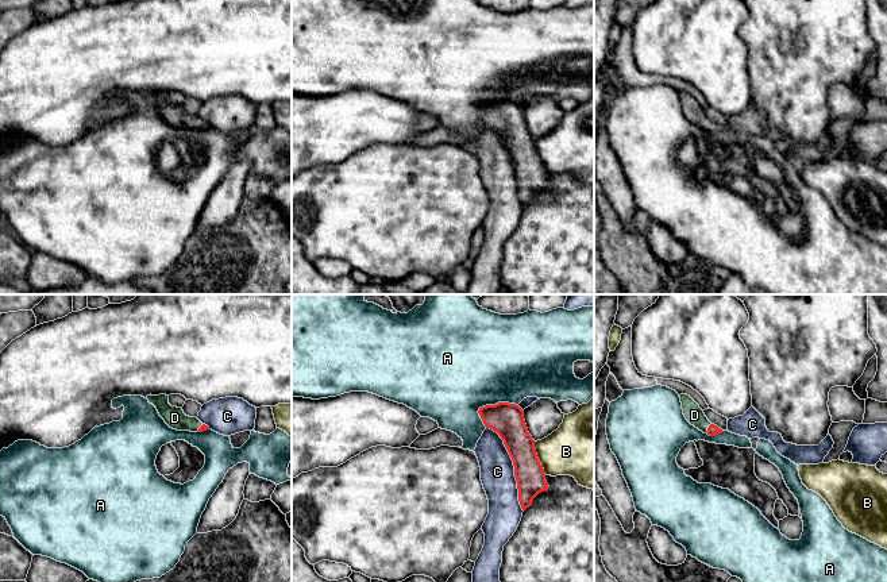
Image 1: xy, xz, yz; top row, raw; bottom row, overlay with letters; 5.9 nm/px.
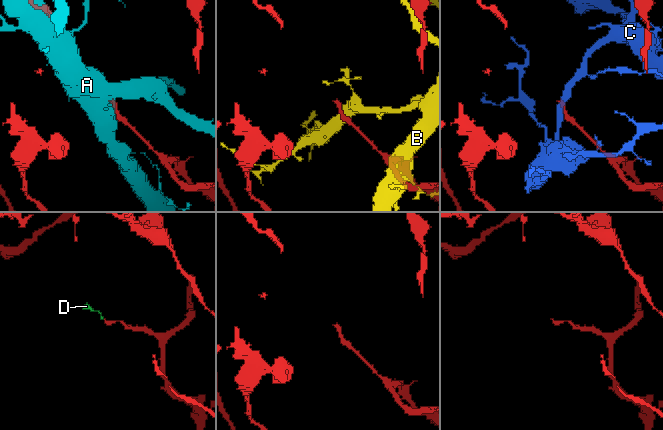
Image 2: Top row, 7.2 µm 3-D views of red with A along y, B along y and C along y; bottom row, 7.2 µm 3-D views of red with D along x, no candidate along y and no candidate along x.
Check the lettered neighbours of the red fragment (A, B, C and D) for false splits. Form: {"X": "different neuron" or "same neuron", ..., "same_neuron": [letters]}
{"A": "different neuron", "B": "different neuron", "C": "different neuron", "D": "same neuron", "same_neuron": ["D"]}

